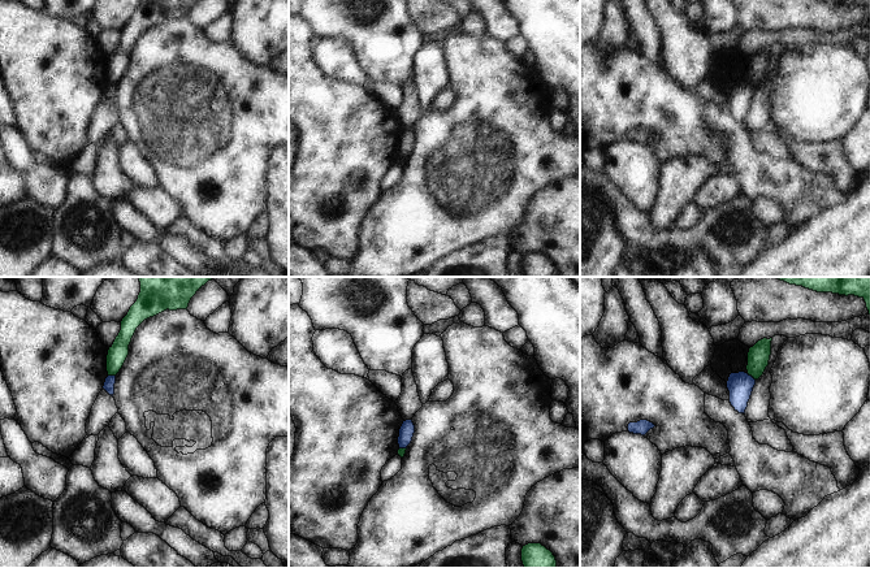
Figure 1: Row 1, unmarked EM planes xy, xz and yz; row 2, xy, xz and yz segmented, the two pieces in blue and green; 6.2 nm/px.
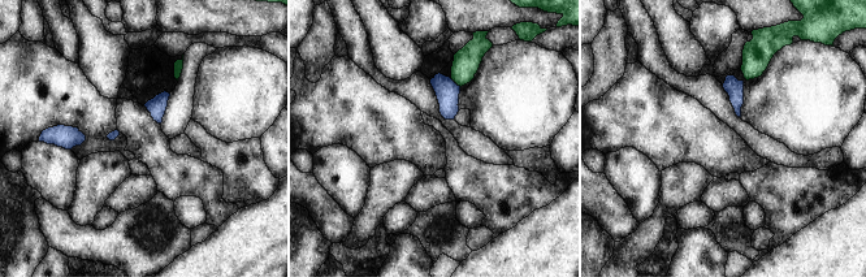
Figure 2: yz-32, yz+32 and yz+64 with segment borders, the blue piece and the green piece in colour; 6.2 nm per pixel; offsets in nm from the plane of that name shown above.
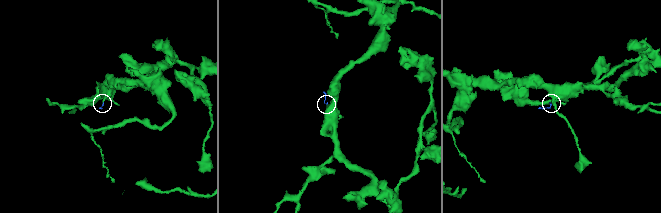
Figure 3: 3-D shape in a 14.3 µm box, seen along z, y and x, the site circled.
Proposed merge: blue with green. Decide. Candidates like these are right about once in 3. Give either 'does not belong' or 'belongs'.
does not belong

